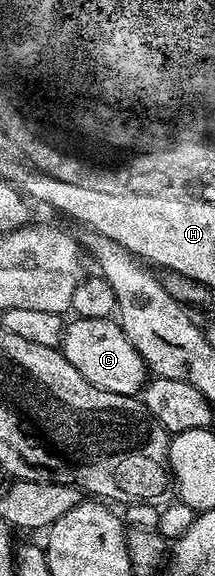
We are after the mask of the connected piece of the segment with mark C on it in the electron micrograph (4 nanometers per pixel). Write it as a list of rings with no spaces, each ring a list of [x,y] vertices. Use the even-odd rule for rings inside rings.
[[[74,318],[71,321],[71,324],[69,321],[65,325],[64,339],[60,345],[68,362],[72,362],[72,366],[76,366],[76,370],[80,370],[80,374],[92,382],[92,386],[100,386],[100,390],[108,390],[112,394],[137,397],[148,379],[148,369],[132,342],[128,342],[121,323],[114,318]]]

